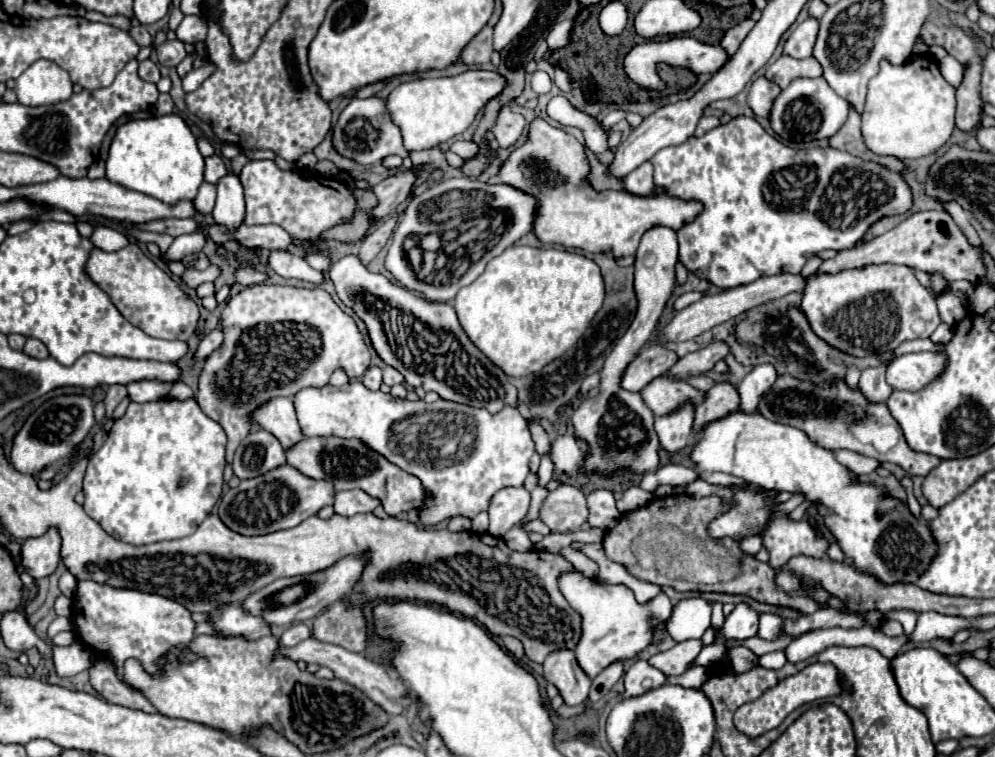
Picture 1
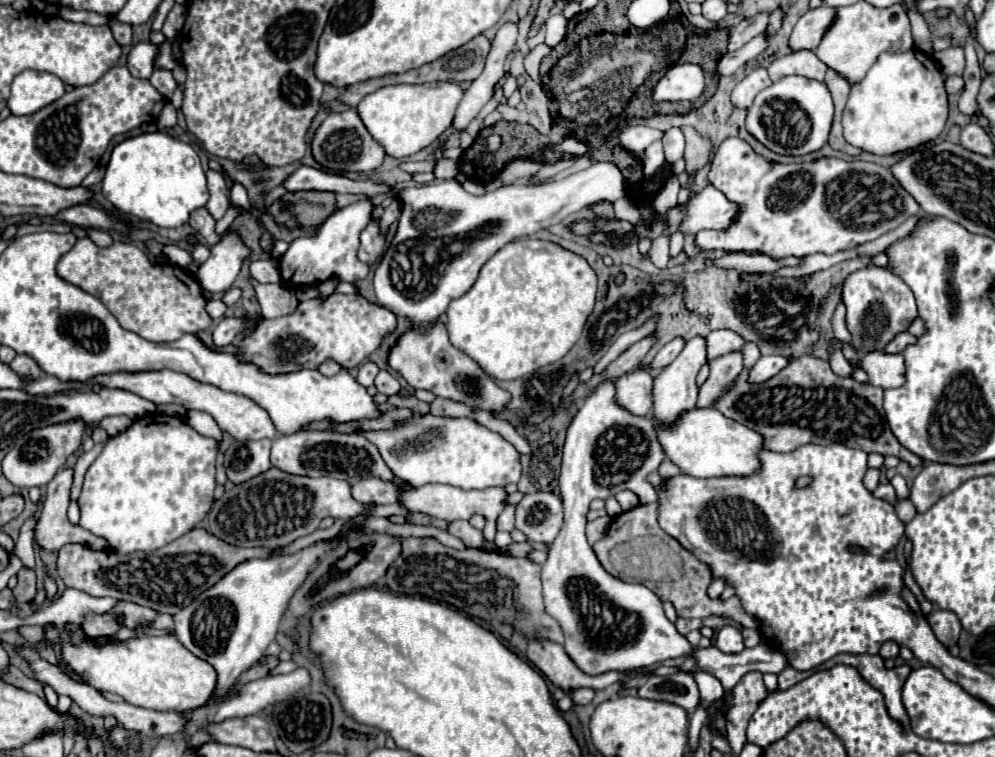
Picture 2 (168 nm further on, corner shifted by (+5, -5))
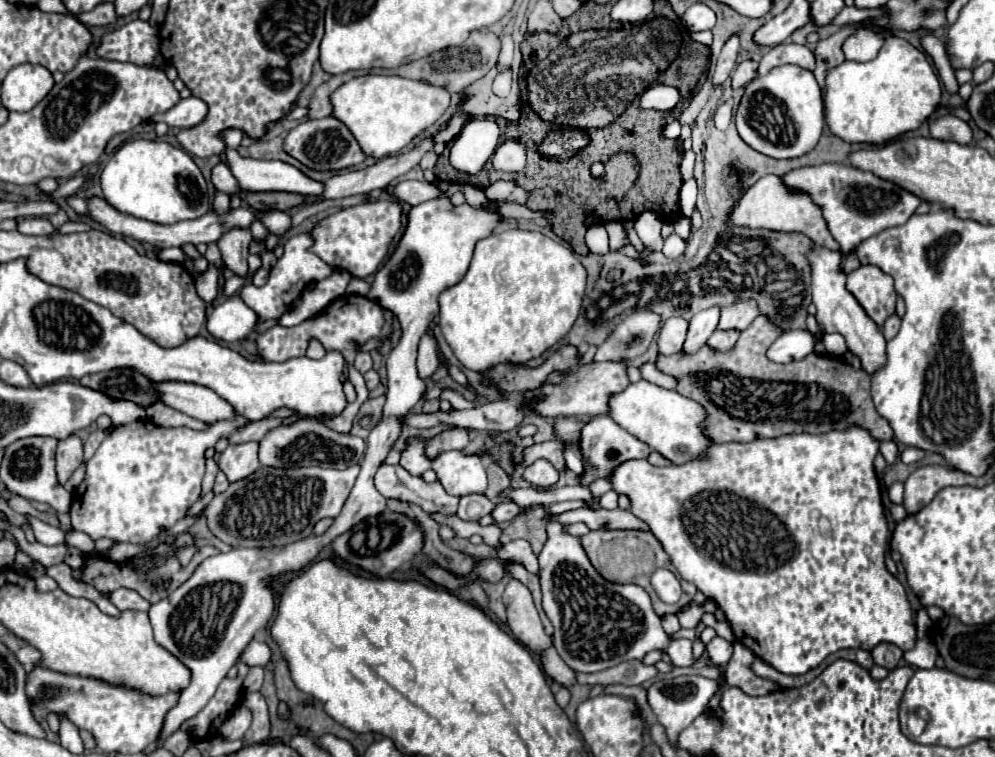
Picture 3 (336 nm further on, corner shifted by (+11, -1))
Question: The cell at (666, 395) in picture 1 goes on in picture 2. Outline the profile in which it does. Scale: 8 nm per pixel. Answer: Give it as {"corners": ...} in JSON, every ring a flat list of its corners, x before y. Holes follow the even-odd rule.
{"corners":[[633,369,615,381,615,403,633,415,651,413,651,375]]}

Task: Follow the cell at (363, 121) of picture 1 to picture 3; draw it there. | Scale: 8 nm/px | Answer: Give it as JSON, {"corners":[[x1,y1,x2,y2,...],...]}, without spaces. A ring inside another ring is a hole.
{"corners":[[325,117,325,119,309,119,301,121,295,129,289,131,285,137,285,151,293,155,297,161,303,165,317,169,317,171,337,171,337,169,347,169,353,165,361,165,365,161,365,153,361,151,357,139,353,133,345,127,335,117]]}

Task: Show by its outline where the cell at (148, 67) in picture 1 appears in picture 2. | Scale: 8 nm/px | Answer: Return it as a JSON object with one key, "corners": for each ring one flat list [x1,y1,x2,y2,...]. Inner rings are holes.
{"corners":[[139,41,127,53,127,69,131,71,131,75,139,79,149,79,155,69,157,55,159,55,159,45,153,45,149,41]]}

